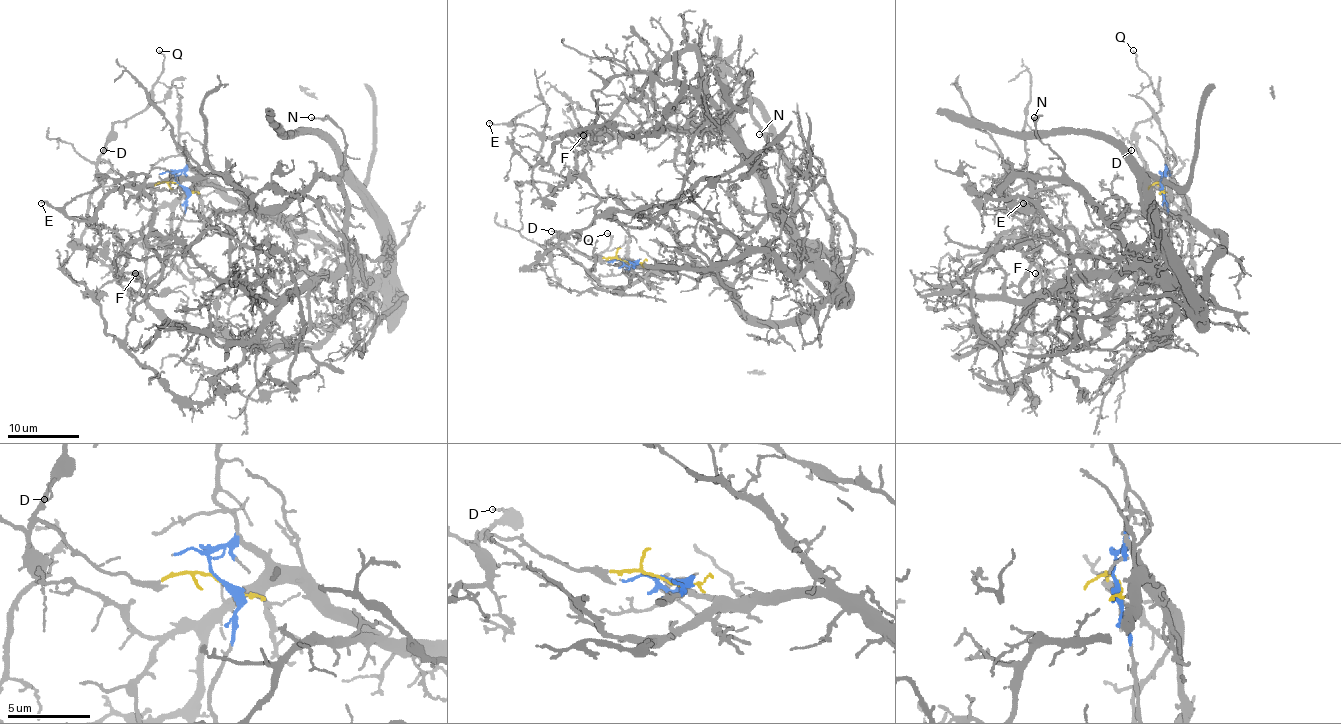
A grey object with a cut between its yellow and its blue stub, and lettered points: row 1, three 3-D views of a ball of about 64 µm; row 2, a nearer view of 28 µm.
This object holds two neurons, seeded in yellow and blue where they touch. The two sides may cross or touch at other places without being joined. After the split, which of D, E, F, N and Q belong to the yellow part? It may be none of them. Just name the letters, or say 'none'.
D, F, Q

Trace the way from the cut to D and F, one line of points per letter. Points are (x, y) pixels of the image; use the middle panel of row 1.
D: (630, 264), (619, 258), (590, 258), (579, 255), (563, 244), (549, 242), (556, 233), (551, 231)
F: (630, 264), (549, 242), (545, 264), (529, 269), (594, 217), (599, 199), (585, 174), (583, 135)

